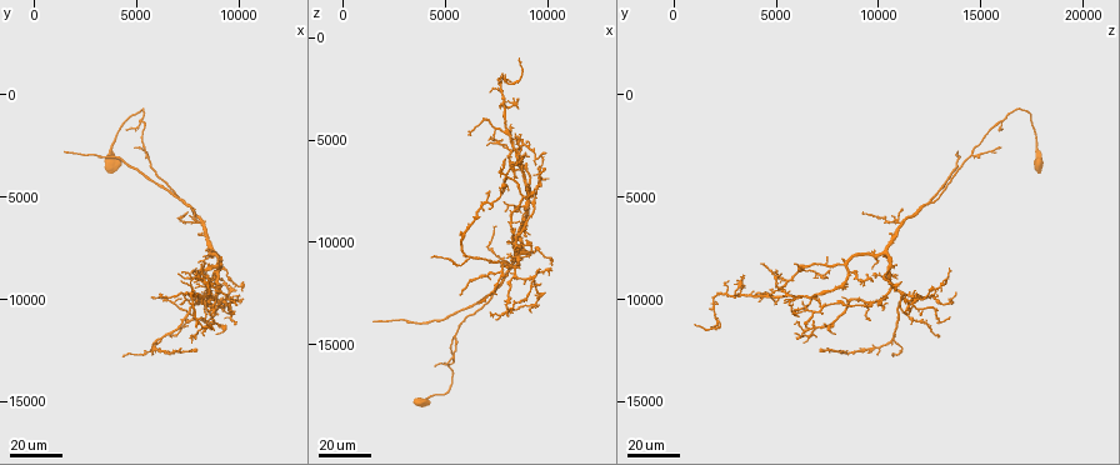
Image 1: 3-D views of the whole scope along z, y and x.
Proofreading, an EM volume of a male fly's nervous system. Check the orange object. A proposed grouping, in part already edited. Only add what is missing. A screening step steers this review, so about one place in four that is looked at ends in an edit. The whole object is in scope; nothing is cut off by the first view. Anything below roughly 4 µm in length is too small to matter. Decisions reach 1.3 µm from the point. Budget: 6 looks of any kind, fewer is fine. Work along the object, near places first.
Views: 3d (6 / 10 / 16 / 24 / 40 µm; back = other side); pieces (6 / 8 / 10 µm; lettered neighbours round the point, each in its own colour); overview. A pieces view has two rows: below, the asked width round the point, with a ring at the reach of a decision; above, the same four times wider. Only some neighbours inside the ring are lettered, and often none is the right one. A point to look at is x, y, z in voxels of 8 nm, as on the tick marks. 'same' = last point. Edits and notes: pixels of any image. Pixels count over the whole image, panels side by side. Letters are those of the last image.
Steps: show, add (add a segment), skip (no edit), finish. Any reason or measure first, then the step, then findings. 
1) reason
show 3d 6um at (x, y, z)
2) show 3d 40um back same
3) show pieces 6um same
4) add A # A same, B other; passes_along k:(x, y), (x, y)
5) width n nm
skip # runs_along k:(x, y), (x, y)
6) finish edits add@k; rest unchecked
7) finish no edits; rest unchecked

show 3d 40um at (7100, 12400, 7500)

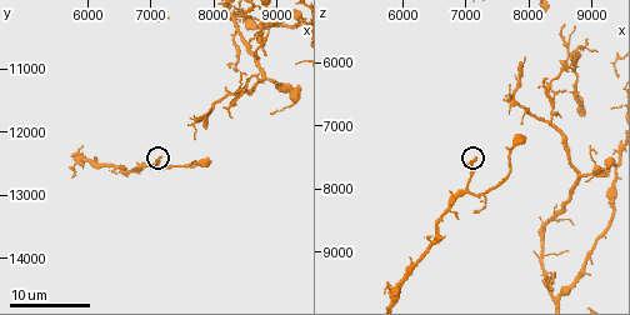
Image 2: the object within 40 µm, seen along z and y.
show pieces 10um at (7150, 12400, 7500)

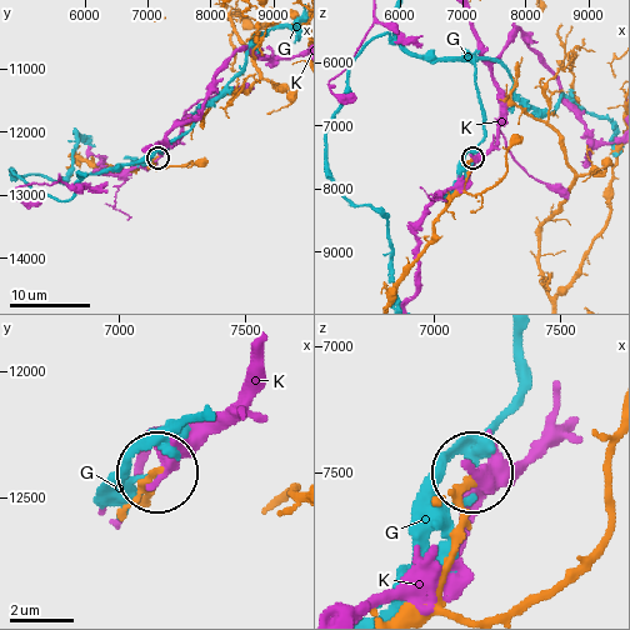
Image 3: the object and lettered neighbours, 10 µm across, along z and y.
width 200 nm
skip # G other, K other; no lettered segment goes on from it

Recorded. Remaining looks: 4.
an open end
show 3d 24um at (8700, 10800, 6050)

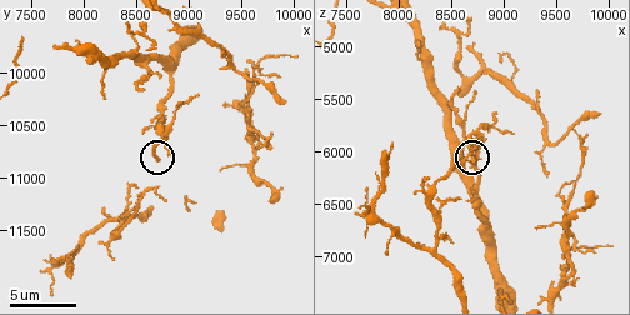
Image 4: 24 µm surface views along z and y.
show pieces 10um at (8700, 10800, 6060)

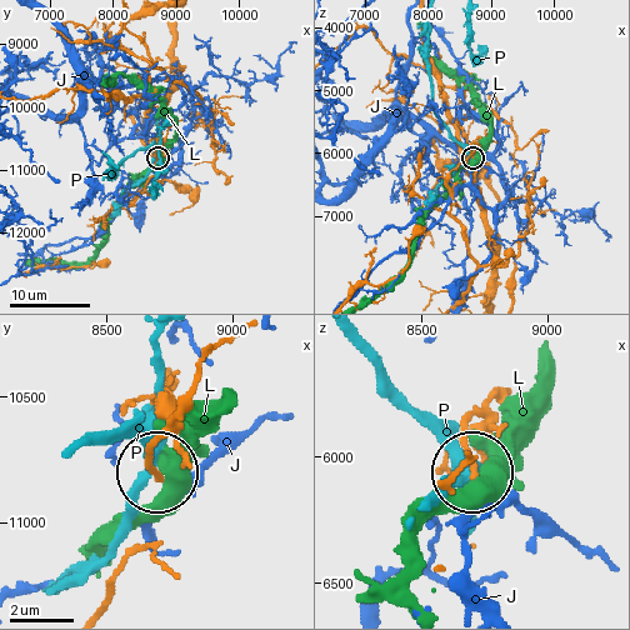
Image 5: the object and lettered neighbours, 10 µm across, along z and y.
skip # J other, L other, P other; none of them fits

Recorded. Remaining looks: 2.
show pieces 10um at (7840, 11900, 5980)

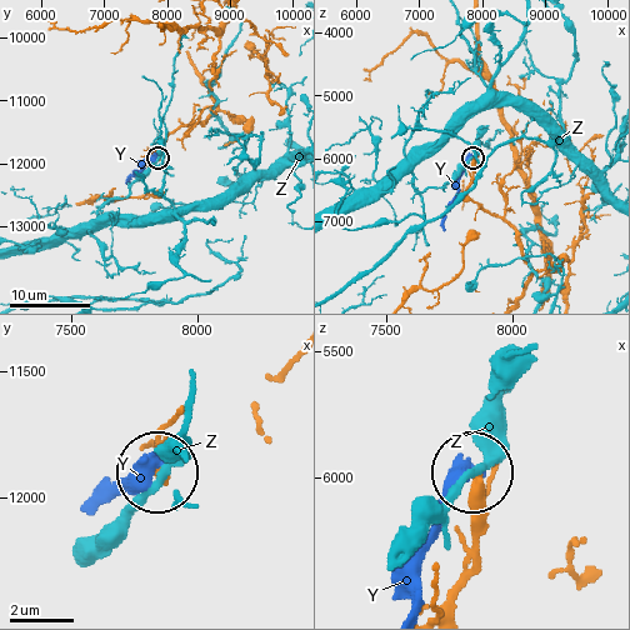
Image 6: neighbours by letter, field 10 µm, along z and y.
width 330 nm
skip # Y other, Z other; none of them fits

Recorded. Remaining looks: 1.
finish no edits; rest unchecked

